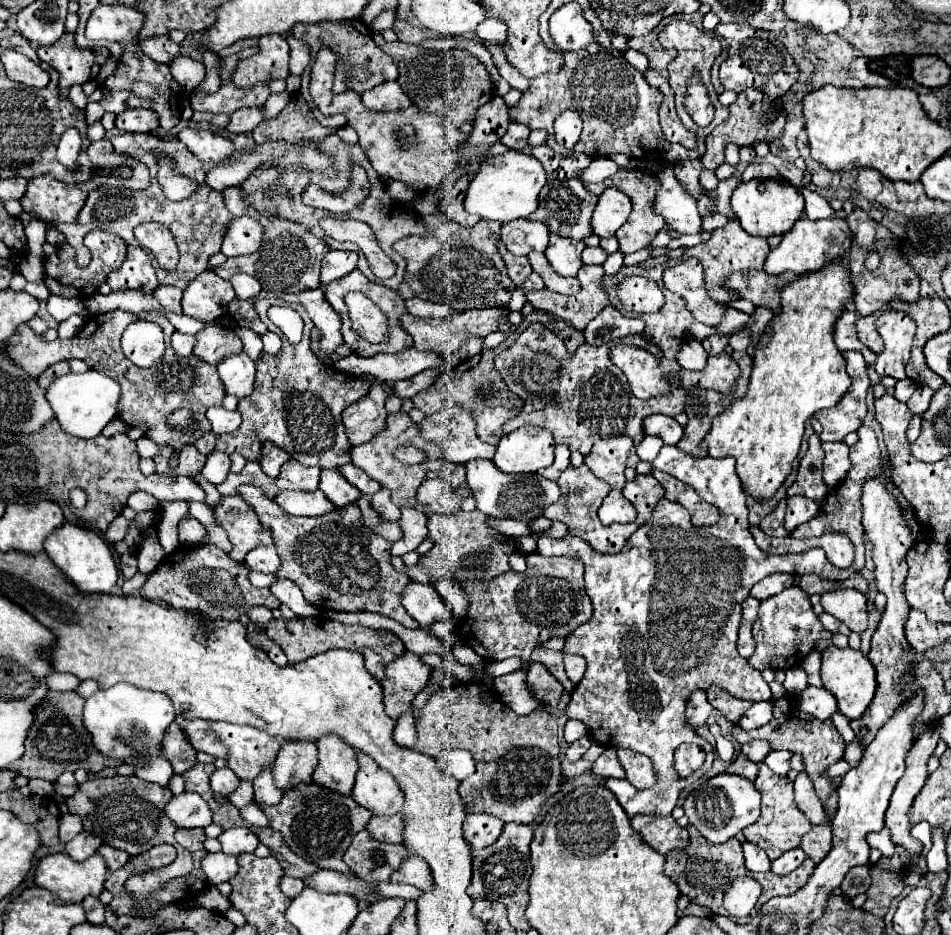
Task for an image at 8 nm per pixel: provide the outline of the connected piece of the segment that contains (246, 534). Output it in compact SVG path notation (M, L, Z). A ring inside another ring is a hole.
M223 496L215 506L211 506L215 522L227 532L233 550L229 558L243 562L245 554L259 544L273 544L271 532L259 522L251 506L247 506L237 496Z

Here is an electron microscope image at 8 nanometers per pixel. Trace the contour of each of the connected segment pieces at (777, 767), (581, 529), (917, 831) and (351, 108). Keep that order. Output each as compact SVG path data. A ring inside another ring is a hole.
M773 750L767 754L767 758L763 760L775 774L779 776L785 776L789 772L789 758L791 758L791 752L787 750Z
M583 464L579 468L567 468L559 480L557 480L559 488L561 488L561 498L553 504L553 506L547 506L545 508L545 516L551 518L551 520L561 520L567 530L577 536L577 538L583 538L587 540L593 550L597 552L605 552L605 554L617 554L623 550L627 538L639 528L635 522L631 524L611 524L611 526L603 526L597 518L597 510L601 506L601 500L603 496L606 496L610 491L610 486L607 486L603 480L597 480L591 470Z
M922 821L916 824L911 829L910 833L912 836L923 836L923 841L925 841L925 845L923 847L923 850L921 851L921 856L925 857L932 846L931 826L928 822Z
M329 48L319 50L317 60L313 64L311 70L311 96L317 104L317 108L321 110L321 114L345 114L349 120L349 126L353 126L359 134L359 146L363 148L363 152L367 154L371 166L379 172L381 178L395 178L395 180L403 180L415 188L419 188L421 192L429 192L429 190L437 190L441 180L445 178L445 172L449 168L453 168L457 164L457 146L467 138L467 134L463 134L459 128L455 128L455 140L447 140L449 138L449 128L445 126L445 122L439 116L421 112L417 106L409 106L397 112L377 112L377 110L369 110L363 106L361 96L357 92L343 92L343 94L335 94L331 90L333 86L333 72L335 72L335 54Z

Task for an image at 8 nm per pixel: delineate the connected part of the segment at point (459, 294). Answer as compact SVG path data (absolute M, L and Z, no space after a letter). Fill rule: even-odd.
M437 212L437 216L423 216L423 220L433 228L433 236L409 236L397 242L397 252L407 262L405 280L397 290L399 296L403 300L421 298L449 304L459 310L505 306L515 290L515 284L509 280L505 264L497 252L501 224L479 220L475 226L465 228L457 222L451 224L443 212Z

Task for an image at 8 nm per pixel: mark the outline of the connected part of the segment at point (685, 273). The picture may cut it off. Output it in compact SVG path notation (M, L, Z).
M687 258L681 264L669 266L663 272L663 282L671 292L685 296L689 310L703 324L717 326L721 322L721 316L725 316L725 312L729 310L729 306L715 302L709 296L705 286L703 267L697 258Z

